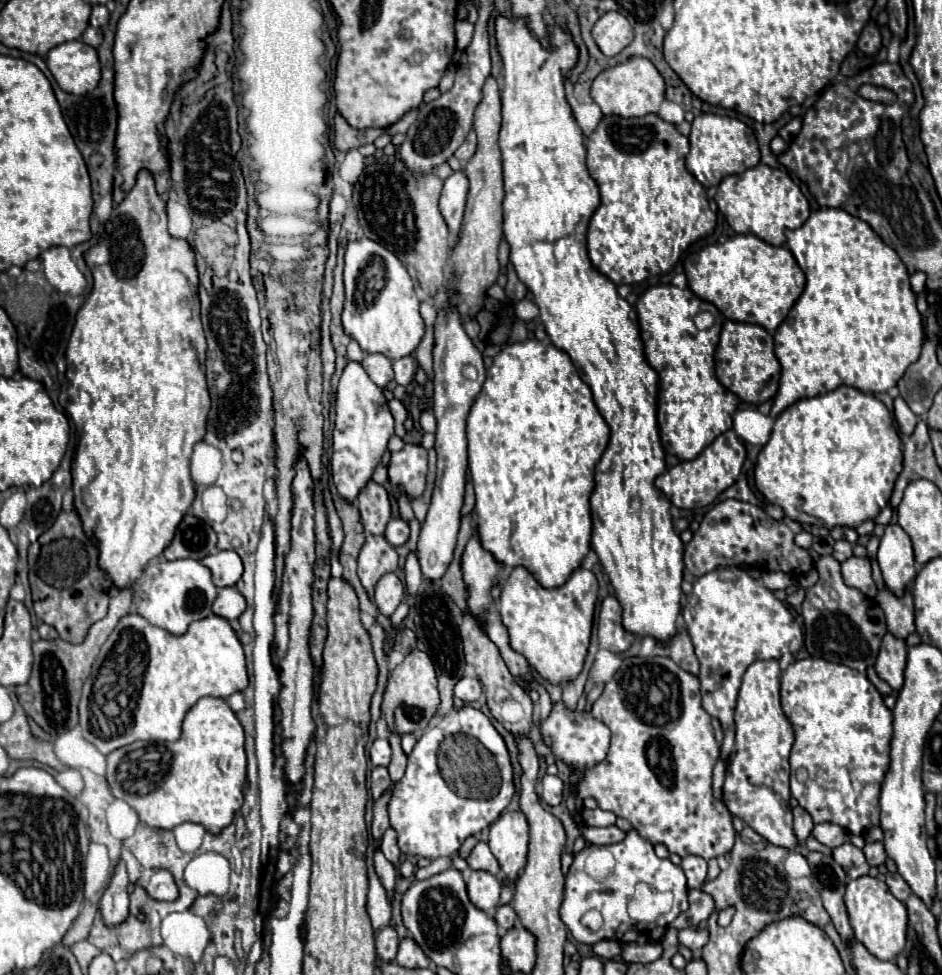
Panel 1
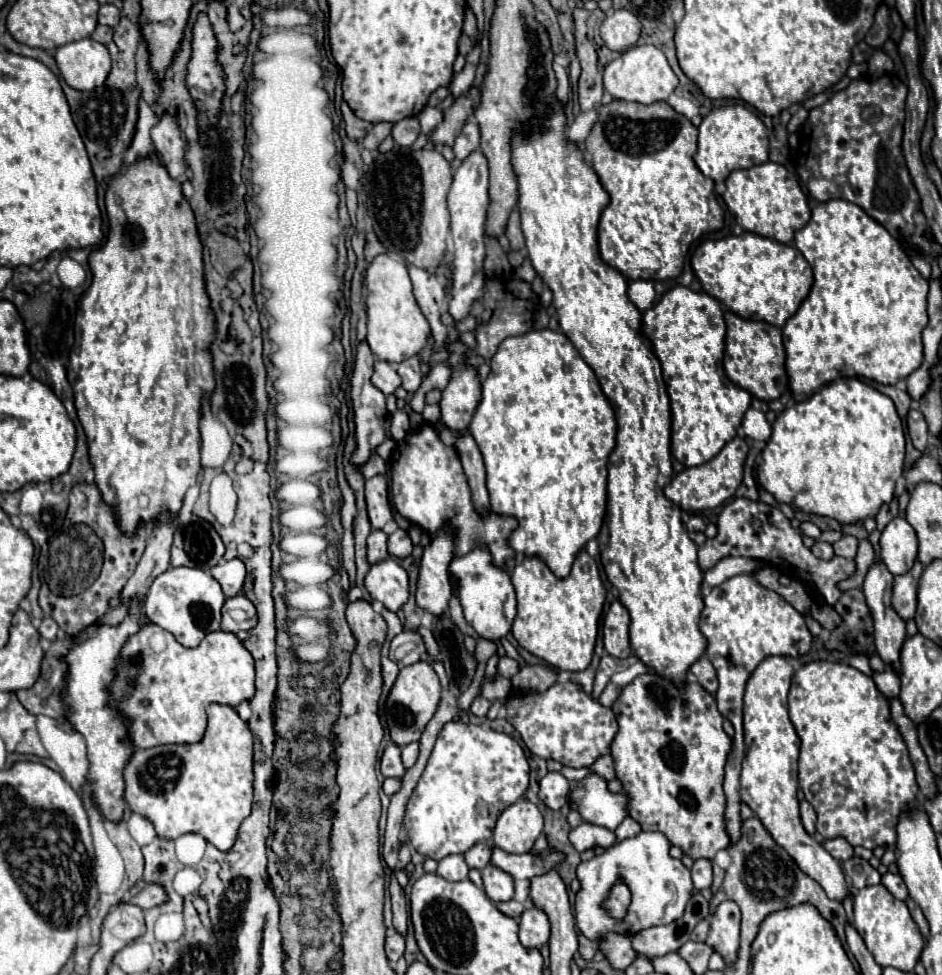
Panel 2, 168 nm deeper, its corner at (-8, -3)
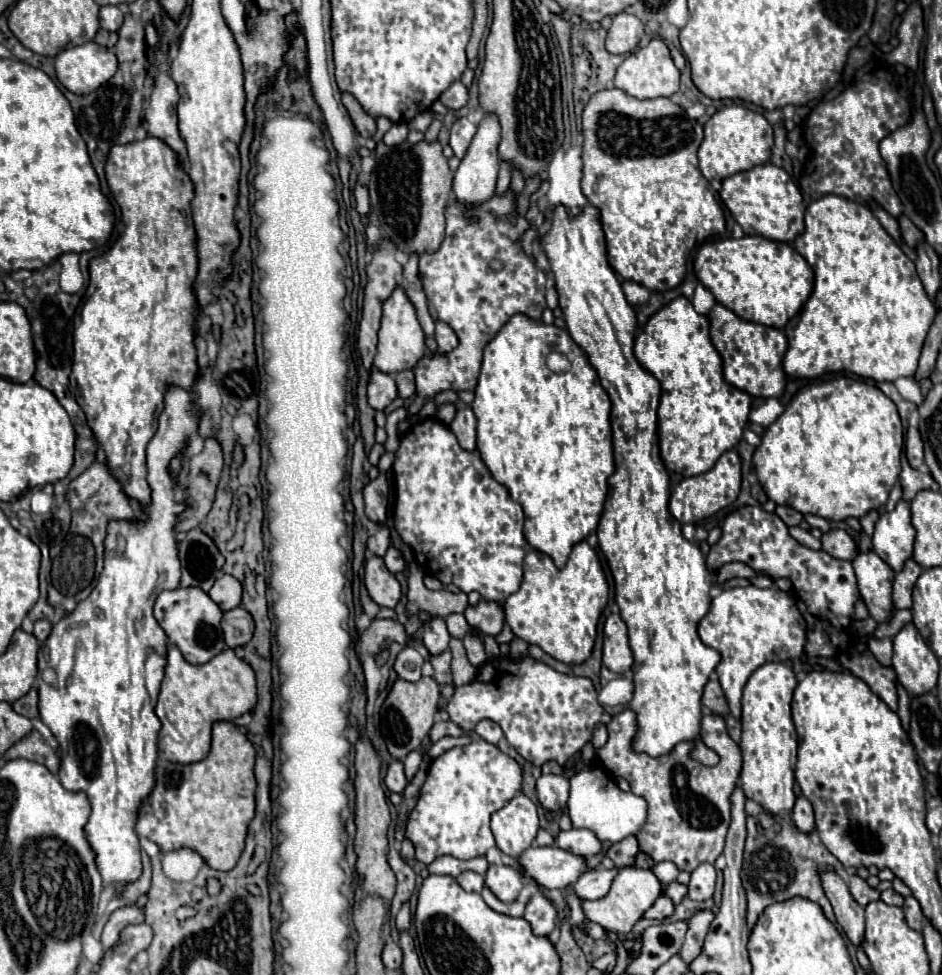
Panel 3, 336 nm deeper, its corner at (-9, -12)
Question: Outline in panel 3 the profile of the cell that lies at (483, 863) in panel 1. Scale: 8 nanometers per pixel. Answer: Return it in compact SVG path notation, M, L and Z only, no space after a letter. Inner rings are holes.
M531 846L519 856L519 866L529 878L533 878L541 888L547 890L565 890L567 886L575 884L577 878L587 870L581 856L575 856L555 846Z

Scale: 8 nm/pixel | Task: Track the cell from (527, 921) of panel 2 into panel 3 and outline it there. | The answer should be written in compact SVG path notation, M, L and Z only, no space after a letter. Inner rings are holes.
M535 894L527 902L523 918L531 924L535 936L547 936L555 928L557 910L555 910L555 906L543 894Z

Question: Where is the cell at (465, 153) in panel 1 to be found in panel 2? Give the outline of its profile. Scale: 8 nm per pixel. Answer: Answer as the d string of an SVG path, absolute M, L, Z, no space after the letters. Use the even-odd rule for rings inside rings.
M468 119L460 131L460 135L454 139L454 155L456 159L466 159L476 147L480 145L480 129L474 119Z

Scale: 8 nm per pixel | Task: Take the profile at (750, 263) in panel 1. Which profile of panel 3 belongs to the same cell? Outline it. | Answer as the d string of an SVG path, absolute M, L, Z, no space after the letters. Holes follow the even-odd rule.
M743 236L739 240L719 240L703 244L695 256L695 274L699 282L743 320L783 328L807 302L813 290L813 270L801 254L789 244L773 242L761 236Z

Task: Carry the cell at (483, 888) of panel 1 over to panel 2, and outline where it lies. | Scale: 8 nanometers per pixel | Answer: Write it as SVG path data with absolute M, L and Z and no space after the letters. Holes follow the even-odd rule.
M486 865L480 873L484 879L484 891L494 903L514 897L514 879L510 873L498 869L496 865Z

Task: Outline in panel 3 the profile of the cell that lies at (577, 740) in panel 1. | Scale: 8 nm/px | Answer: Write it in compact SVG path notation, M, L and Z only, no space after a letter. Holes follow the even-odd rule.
M497 658L485 662L471 684L455 690L447 712L463 730L473 730L483 718L497 722L507 742L535 766L543 766L549 760L555 760L559 766L571 764L581 748L591 742L595 726L609 724L611 720L597 702L597 692L589 678L559 674L533 658L521 662Z

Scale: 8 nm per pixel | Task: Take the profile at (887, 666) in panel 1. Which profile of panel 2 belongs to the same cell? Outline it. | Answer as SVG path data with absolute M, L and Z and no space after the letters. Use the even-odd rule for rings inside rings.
M878 557L870 567L868 567L868 573L866 573L866 579L864 579L864 597L866 597L866 603L870 607L870 613L872 613L872 619L874 619L874 647L878 651L878 655L882 657L882 661L886 665L892 665L894 671L898 671L900 663L896 663L896 659L900 659L900 643L904 643L906 639L906 625L904 621L898 617L898 613L894 611L892 607L892 581L894 581L894 575L886 569L884 561Z

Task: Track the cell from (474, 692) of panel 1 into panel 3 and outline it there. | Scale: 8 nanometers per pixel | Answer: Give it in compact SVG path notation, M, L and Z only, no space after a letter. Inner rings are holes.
M481 720L481 722L475 726L475 732L477 732L483 740L487 740L487 742L491 742L491 744L497 744L497 742L503 738L501 726L495 724L493 720Z

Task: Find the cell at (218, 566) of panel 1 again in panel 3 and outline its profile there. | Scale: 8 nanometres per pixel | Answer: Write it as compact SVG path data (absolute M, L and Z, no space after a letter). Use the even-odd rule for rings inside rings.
M223 574L209 590L209 596L219 604L221 610L231 610L241 604L241 592L241 582L231 574Z

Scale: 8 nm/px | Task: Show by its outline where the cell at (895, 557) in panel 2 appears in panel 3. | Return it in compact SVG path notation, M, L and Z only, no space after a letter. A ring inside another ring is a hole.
M901 500L893 512L881 512L873 534L873 552L881 556L895 572L901 572L905 560L913 556L915 528L911 526L909 504Z

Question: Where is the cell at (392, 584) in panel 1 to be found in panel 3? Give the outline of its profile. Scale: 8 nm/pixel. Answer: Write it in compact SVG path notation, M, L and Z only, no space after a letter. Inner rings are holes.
M369 556L365 564L365 586L373 602L385 608L395 608L401 598L401 586L397 578L385 568L385 562L377 556Z

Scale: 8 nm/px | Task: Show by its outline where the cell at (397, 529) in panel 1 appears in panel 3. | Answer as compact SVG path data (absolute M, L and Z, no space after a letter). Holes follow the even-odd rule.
M389 546L389 550L387 550L387 554L385 554L385 564L387 564L387 568L389 568L389 572L391 574L395 574L395 572L401 572L401 570L405 570L405 560L403 560L403 556L401 556L401 550L399 548L395 548L395 546Z

